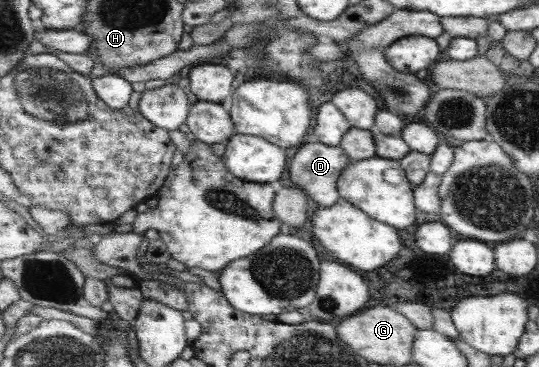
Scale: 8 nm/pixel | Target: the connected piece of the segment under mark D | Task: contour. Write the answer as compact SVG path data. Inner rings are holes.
M315 139L298 150L290 166L290 178L293 186L301 188L317 204L322 207L332 208L340 199L339 180L345 168L352 162L351 157L338 146L323 144Z

